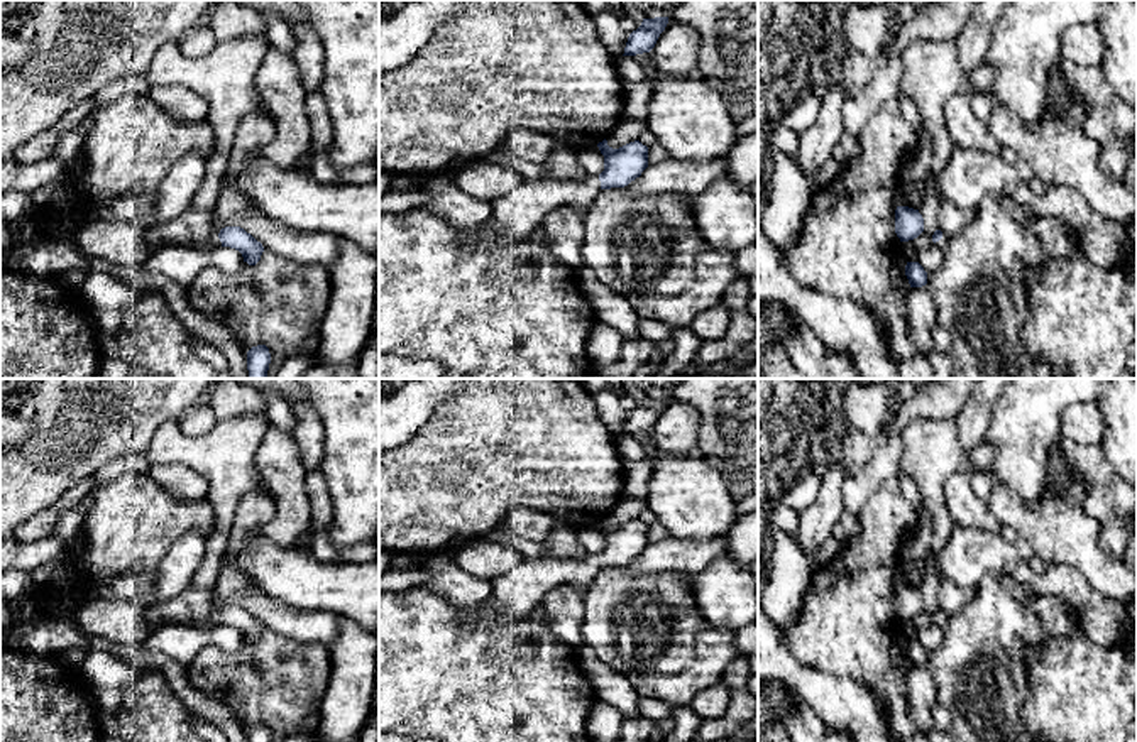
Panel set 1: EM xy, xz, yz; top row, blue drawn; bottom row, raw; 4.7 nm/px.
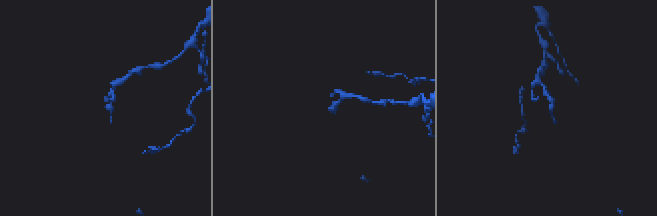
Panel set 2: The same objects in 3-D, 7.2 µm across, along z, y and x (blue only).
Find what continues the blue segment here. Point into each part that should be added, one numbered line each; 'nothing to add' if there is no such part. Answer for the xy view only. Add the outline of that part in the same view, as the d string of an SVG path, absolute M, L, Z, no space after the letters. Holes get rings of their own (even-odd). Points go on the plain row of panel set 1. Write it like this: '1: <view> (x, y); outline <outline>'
1: xy (214, 621); outline M211 612L210 617L200 625L201 629L215 629L222 625L222 620L218 617L218 612Z

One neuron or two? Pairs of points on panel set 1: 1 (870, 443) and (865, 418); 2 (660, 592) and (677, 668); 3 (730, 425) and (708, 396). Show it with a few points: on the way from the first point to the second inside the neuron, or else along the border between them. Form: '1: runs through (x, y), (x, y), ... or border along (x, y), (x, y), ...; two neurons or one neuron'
1: border along (848, 425), (867, 433), (880, 433); two neurons
2: runs through (660, 611), (660, 643), (667, 649); one neuron
3: runs through (730, 418), (714, 403); one neuron

